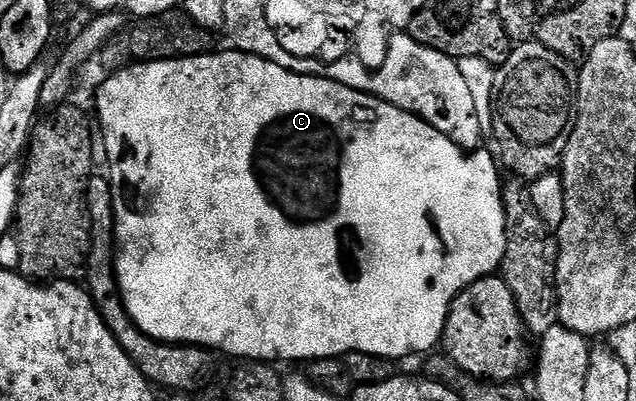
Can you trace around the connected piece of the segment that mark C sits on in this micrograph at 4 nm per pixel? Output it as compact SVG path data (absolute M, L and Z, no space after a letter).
M230 49L230 50L231 50L231 51L219 51L219 52L217 52L217 51L218 51L218 50L216 50L216 51L215 51L215 52L214 52L214 53L208 53L208 54L205 54L205 55L194 55L194 56L193 56L193 57L185 57L185 58L184 58L184 59L170 59L170 60L169 60L169 61L157 61L157 62L156 62L156 63L136 63L136 64L135 64L135 66L133 66L133 67L129 67L129 68L126 68L126 69L124 69L124 70L121 70L121 71L117 71L117 72L114 72L114 73L111 73L111 74L108 74L108 75L107 75L107 76L106 76L106 77L107 77L107 78L108 78L108 79L107 79L107 80L105 80L105 81L104 81L104 83L103 83L103 84L101 84L101 85L100 85L100 87L99 87L99 96L97 96L97 97L96 97L96 99L95 99L95 107L96 107L96 109L97 109L97 110L99 110L99 123L100 123L100 125L101 125L101 126L103 126L103 139L104 139L104 141L105 141L105 142L107 142L107 155L108 155L108 157L109 157L109 158L111 158L111 172L109 172L109 178L110 178L110 181L111 181L111 204L112 204L112 205L113 205L113 209L114 209L114 210L115 210L115 229L114 229L114 232L113 232L113 235L114 235L114 238L115 238L115 239L116 239L116 240L117 240L117 239L118 239L118 238L119 238L119 260L117 260L117 261L116 261L116 263L115 263L115 271L116 271L116 273L117 273L117 274L119 274L119 280L117 280L117 286L118 286L118 289L119 289L119 294L120 294L120 296L121 296L121 298L122 298L122 301L123 301L123 304L124 304L124 305L125 305L125 306L127 306L127 312L128 312L128 313L129 313L129 317L130 317L130 318L131 318L131 320L133 320L133 321L134 321L134 323L135 323L135 324L136 324L136 325L138 325L138 327L139 327L139 328L140 328L140 329L141 329L141 330L142 330L142 331L143 331L143 332L145 332L145 333L146 333L146 334L147 334L147 335L148 335L148 336L149 336L149 337L153 337L153 338L154 338L154 339L160 339L160 340L161 340L161 341L162 341L162 343L181 343L181 344L184 344L184 345L190 345L190 346L192 346L192 347L206 347L206 348L208 348L208 349L210 349L210 350L211 350L211 351L212 351L212 352L215 352L215 353L220 353L220 352L219 352L219 351L224 351L224 353L225 353L225 354L227 354L227 355L236 355L236 357L237 357L237 358L239 358L239 361L276 361L276 360L275 360L275 359L307 359L307 360L306 360L306 361L314 361L314 360L317 360L317 359L334 359L334 358L336 358L336 357L346 357L346 356L347 356L347 355L348 355L348 354L349 354L349 353L353 353L353 352L354 352L354 351L360 351L360 352L361 352L361 353L369 353L369 354L370 354L370 355L380 355L380 356L381 356L381 357L385 357L385 358L386 358L386 359L393 359L393 360L396 360L396 361L402 361L402 359L403 359L403 358L405 358L405 357L406 357L406 355L419 355L419 354L421 354L421 353L422 353L422 351L427 351L427 352L426 352L426 353L431 353L431 352L434 352L434 351L435 351L435 350L436 350L436 348L438 348L438 347L439 347L439 346L440 346L440 343L441 343L441 340L442 340L442 337L443 337L443 330L444 330L444 329L445 329L445 321L446 321L446 320L447 320L447 314L448 314L448 313L449 313L449 309L450 309L450 308L451 308L451 303L452 303L452 301L454 301L454 299L456 299L456 298L457 298L457 296L458 296L458 295L459 295L459 294L461 294L461 293L462 293L462 291L464 291L464 289L465 289L465 288L467 288L467 287L468 287L468 286L469 286L469 285L473 285L473 284L474 284L474 283L476 283L476 281L478 281L478 279L485 279L485 278L487 278L487 276L489 276L489 275L493 275L493 274L496 274L496 272L498 272L498 271L499 271L499 270L500 270L500 268L502 268L502 265L503 265L503 255L504 255L504 253L506 253L506 251L507 251L507 226L506 226L506 225L505 225L505 213L504 213L504 212L503 212L503 188L502 188L502 186L501 186L501 178L500 178L500 179L499 179L499 171L500 171L500 172L501 172L501 167L500 167L500 164L499 164L499 163L498 163L498 162L497 162L497 159L496 159L496 156L495 156L495 155L494 155L494 154L492 154L492 152L491 152L491 155L492 155L492 156L491 156L491 155L490 155L490 153L489 153L489 152L487 152L487 151L483 151L483 150L484 150L484 149L479 149L479 150L476 150L476 151L475 151L475 152L474 152L474 153L471 153L471 154L468 154L468 152L466 152L466 151L464 151L464 150L463 150L463 148L462 148L462 147L458 147L458 146L457 146L457 144L456 144L456 143L454 143L454 141L452 141L452 139L450 139L450 138L449 138L449 137L445 137L445 136L444 136L444 135L443 135L443 134L442 134L442 133L441 133L441 132L440 132L440 131L438 131L438 130L437 130L437 129L433 129L433 125L429 125L429 124L428 124L428 123L426 123L426 121L424 121L424 120L423 120L423 119L419 119L419 118L417 118L417 117L416 117L416 115L414 115L414 114L413 114L413 113L409 113L409 112L408 112L408 111L402 111L402 110L401 110L401 108L400 108L400 107L398 107L398 106L397 106L397 105L393 105L393 104L392 104L392 103L387 103L387 102L385 102L385 101L384 101L384 100L383 100L383 99L379 99L379 98L377 98L377 96L376 96L376 95L367 95L367 94L366 94L366 93L365 93L365 92L363 92L363 91L358 91L358 90L357 90L357 89L349 89L349 88L348 88L348 87L346 87L346 86L345 86L345 85L341 85L341 84L340 84L340 83L338 83L338 82L337 82L337 81L329 81L329 80L328 80L328 79L325 79L325 78L323 78L323 76L322 76L322 75L298 75L298 74L297 74L297 73L293 73L293 72L292 72L292 71L290 71L290 70L289 70L289 69L285 69L285 68L284 68L284 67L282 67L282 66L281 66L281 65L277 65L277 64L276 64L276 63L274 63L274 62L273 62L273 61L269 61L269 60L268 60L268 59L262 59L262 58L261 58L261 57L257 57L257 56L256 56L256 55L249 55L249 54L247 54L247 52L246 52L246 51L241 51L241 50L238 50L238 49Z

